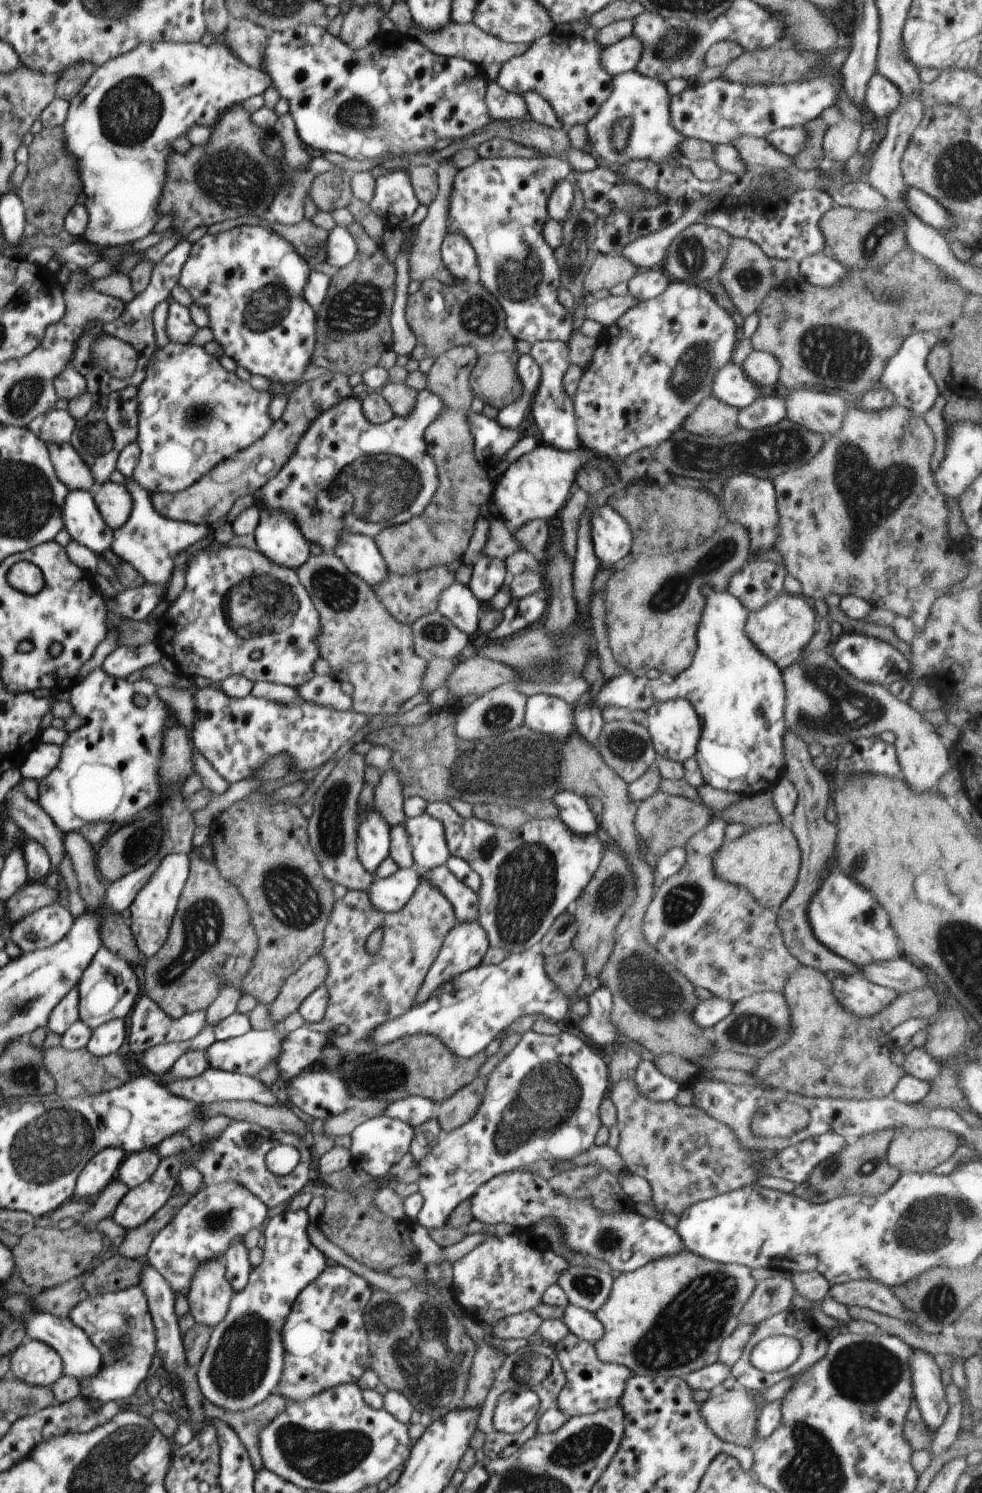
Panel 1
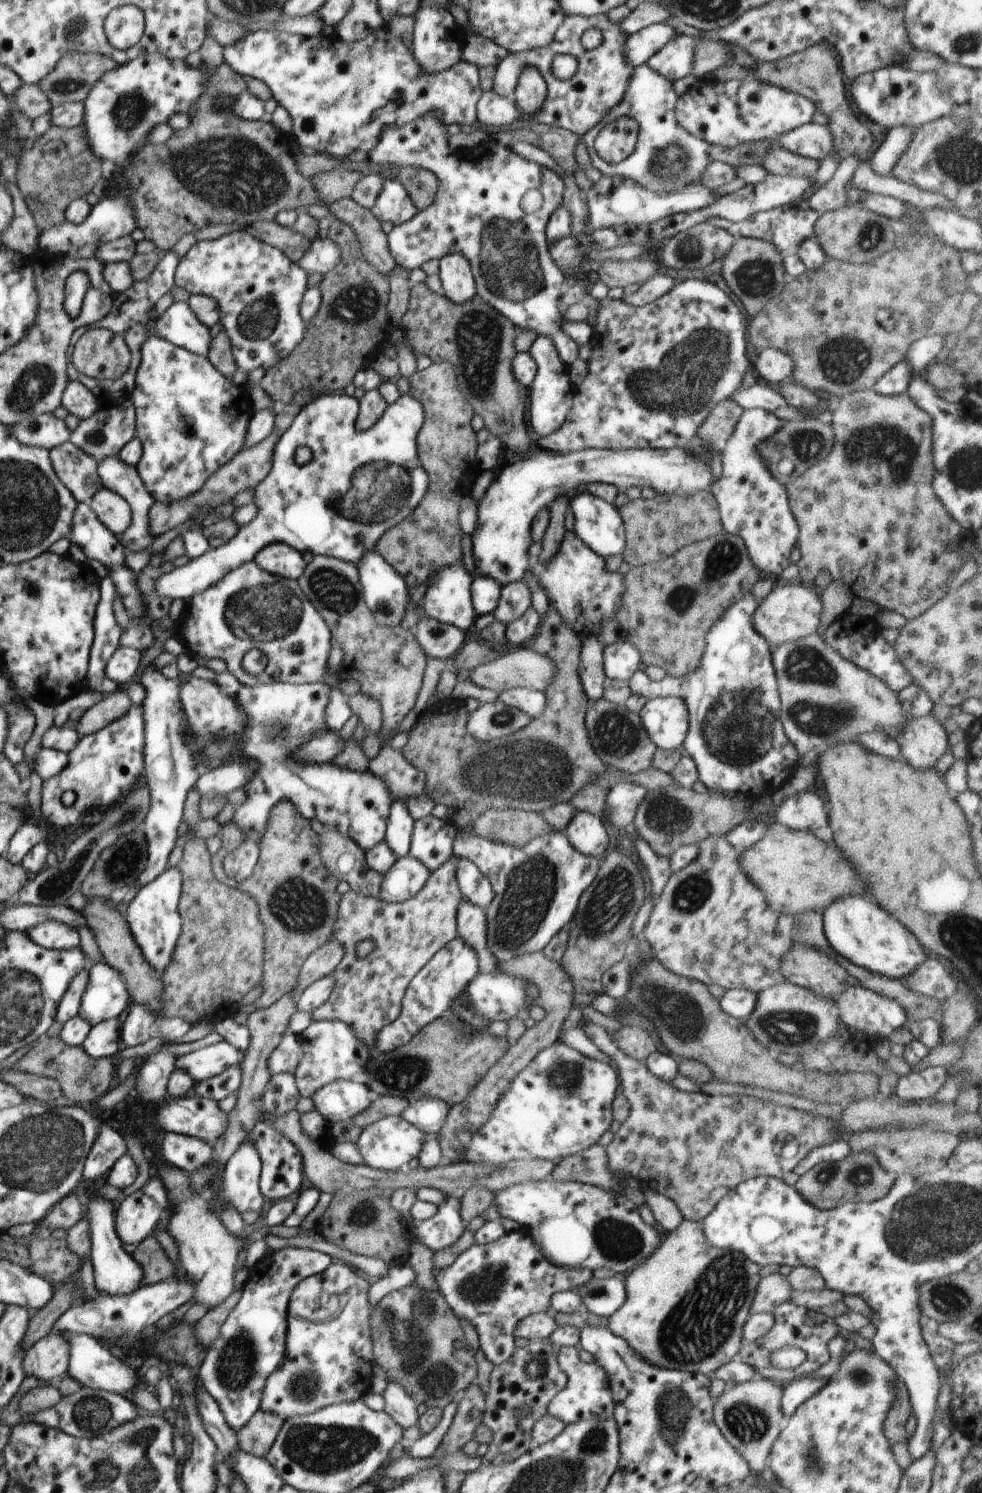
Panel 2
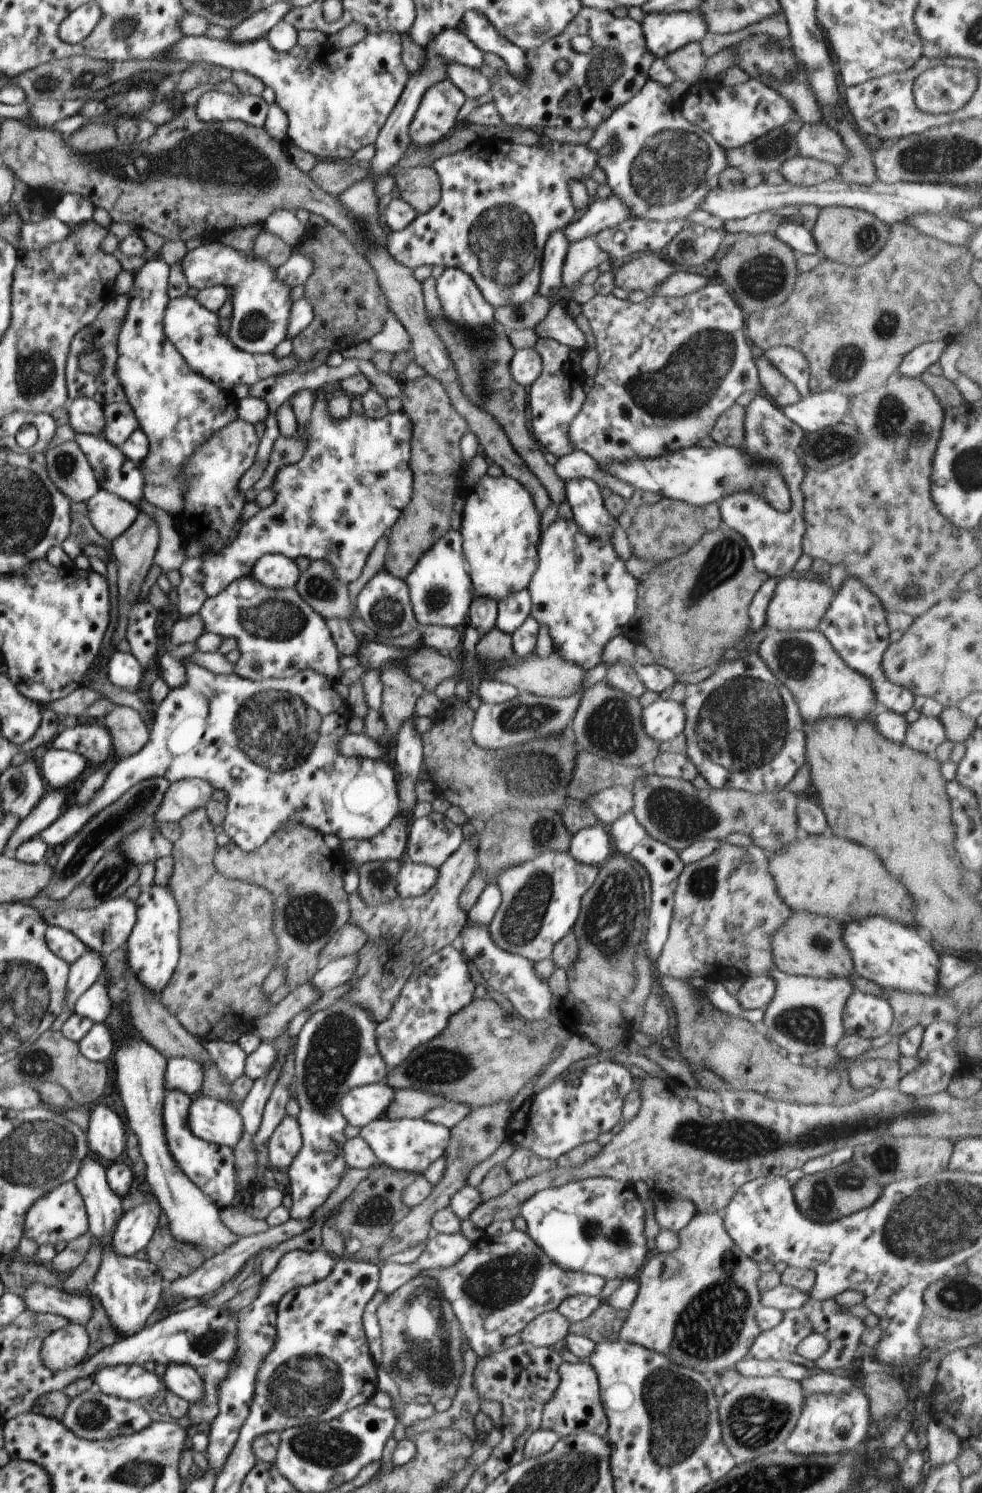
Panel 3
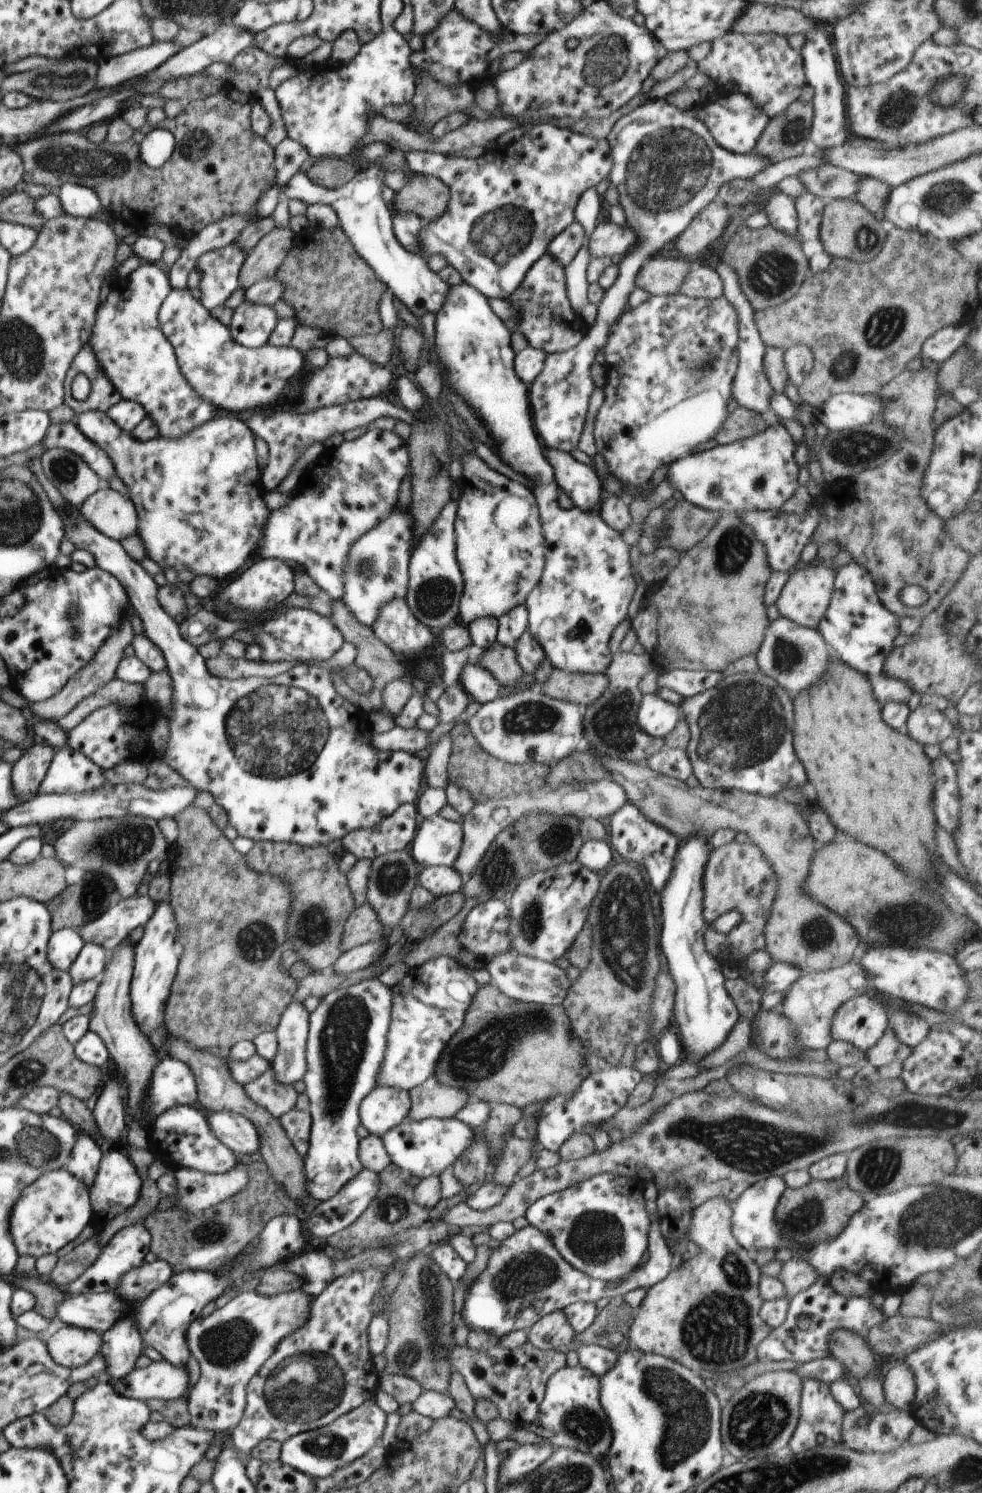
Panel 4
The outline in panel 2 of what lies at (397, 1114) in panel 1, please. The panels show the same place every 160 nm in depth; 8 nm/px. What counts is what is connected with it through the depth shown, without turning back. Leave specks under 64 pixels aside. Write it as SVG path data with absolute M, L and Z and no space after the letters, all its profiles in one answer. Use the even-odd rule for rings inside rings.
M422 1097L401 1112L402 1118L427 1134L436 1134L447 1121L450 1105L442 1099Z

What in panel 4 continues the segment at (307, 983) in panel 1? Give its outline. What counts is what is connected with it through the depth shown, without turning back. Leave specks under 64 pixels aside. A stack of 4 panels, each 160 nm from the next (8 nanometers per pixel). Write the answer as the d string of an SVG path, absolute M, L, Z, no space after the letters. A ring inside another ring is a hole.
M366 902L355 907L348 917L339 949L346 952L361 944L374 942L386 933L386 927L381 923L377 912Z

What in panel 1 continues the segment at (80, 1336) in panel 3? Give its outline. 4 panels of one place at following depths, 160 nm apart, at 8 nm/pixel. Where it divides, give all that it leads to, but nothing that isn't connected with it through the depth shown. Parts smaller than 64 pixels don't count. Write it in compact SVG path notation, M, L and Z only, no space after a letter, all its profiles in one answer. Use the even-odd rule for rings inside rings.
M26 1339L10 1354L10 1369L14 1376L27 1384L51 1387L63 1376L63 1363L58 1352L44 1342Z

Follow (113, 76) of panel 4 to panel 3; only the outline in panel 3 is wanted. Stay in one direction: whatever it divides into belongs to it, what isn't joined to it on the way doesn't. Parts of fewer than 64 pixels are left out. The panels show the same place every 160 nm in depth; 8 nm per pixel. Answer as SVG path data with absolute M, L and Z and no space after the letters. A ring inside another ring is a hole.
M368 33L367 36L350 48L325 48L324 44L314 48L304 48L296 44L289 52L277 52L270 46L266 36L248 42L232 40L214 40L203 36L184 36L164 60L178 60L188 64L194 62L211 63L230 72L248 72L250 76L262 80L265 87L270 87L276 94L277 106L288 116L289 138L300 150L310 152L317 160L354 159L354 154L361 148L375 144L382 126L393 112L401 94L408 83L409 71L401 63L400 33Z

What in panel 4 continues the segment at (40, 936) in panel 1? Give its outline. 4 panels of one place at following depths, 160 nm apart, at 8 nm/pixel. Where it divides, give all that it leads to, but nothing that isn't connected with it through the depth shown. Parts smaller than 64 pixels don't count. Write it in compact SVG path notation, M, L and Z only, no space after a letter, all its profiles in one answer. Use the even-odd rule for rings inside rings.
M74 928L53 931L47 944L47 957L56 970L68 971L85 945L81 934Z

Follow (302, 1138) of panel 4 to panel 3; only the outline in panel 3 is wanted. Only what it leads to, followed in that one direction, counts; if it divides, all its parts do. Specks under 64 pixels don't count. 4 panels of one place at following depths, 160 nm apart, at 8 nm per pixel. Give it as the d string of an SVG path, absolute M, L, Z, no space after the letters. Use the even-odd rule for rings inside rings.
M286 1115L268 1140L268 1168L277 1176L286 1172L303 1146L297 1118Z

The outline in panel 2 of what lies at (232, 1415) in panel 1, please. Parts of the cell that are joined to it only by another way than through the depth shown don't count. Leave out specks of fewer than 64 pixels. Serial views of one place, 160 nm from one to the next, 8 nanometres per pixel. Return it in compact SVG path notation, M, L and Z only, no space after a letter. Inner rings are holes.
M256 1411L247 1425L237 1434L239 1448L266 1459L284 1421L276 1415Z

